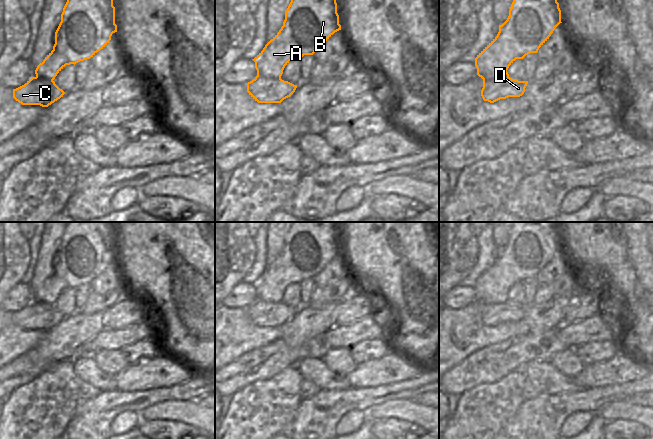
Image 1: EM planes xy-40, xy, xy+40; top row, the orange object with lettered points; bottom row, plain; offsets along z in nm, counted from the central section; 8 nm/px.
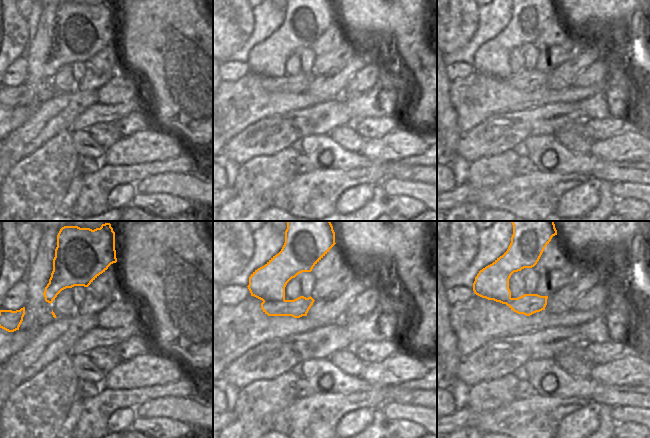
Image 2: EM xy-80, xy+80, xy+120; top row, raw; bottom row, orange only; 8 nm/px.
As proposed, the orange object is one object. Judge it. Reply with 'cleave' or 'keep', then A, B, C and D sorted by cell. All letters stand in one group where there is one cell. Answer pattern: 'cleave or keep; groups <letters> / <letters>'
cleave; groups A B / C D

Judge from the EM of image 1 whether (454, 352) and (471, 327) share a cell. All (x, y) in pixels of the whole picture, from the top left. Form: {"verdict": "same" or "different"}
{"verdict": "same"}

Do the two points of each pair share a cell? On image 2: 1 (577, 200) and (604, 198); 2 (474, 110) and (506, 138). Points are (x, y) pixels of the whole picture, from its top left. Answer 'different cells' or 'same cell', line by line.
1: different cells
2: different cells

